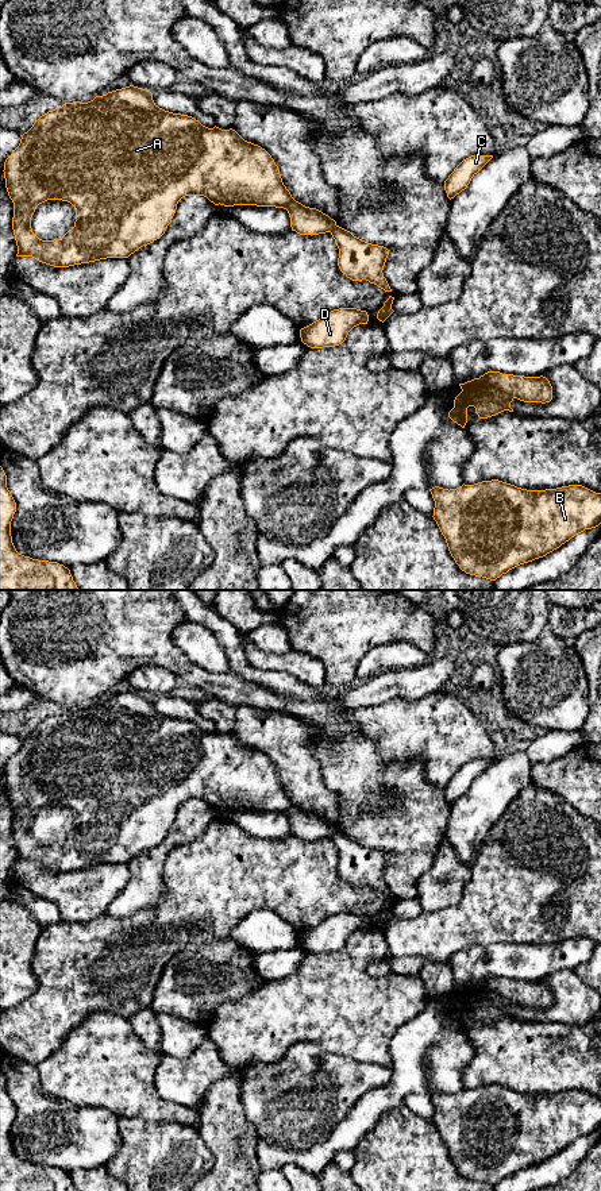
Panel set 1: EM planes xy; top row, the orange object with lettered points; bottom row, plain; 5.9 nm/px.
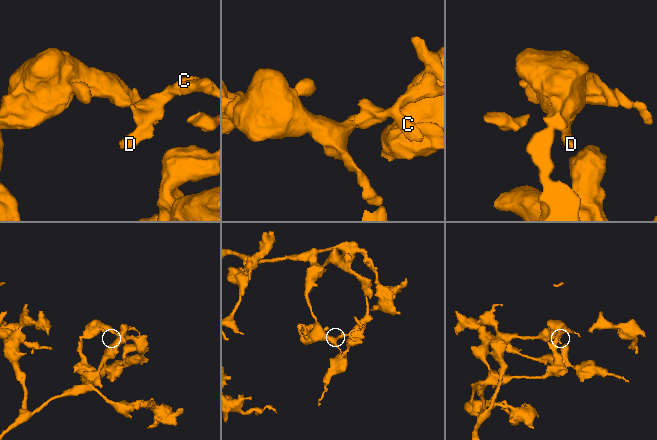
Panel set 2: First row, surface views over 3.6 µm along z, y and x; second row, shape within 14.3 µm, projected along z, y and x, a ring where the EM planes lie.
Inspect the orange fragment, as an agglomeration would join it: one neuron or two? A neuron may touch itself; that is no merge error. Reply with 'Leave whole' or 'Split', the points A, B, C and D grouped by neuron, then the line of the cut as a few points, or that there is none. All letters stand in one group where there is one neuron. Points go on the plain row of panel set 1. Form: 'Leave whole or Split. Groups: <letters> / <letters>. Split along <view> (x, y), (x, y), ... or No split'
Split. Groups: A B / C D. Split along xy (335, 829), (330, 836)

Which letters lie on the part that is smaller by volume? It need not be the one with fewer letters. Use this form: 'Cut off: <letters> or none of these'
Cut off: C, D

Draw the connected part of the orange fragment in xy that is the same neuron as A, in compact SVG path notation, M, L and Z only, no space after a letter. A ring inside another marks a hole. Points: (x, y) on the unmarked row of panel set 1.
M130 690L96 701L88 708L65 708L42 720L20 740L19 751L4 767L5 793L14 808L12 835L16 862L32 862L54 871L69 872L107 863L128 863L140 852L159 844L185 801L204 801L215 810L276 812L288 816L292 836L300 840L331 837L336 826L316 813L296 806L282 787L271 760L244 745L235 735L208 733L192 721L159 713L150 695ZM47 805L62 805L76 813L74 832L61 844L42 845L31 833L36 812Z

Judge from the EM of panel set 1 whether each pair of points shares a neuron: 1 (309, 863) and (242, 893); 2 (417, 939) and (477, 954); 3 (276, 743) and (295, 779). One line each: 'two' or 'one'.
1: one
2: two
3: one

